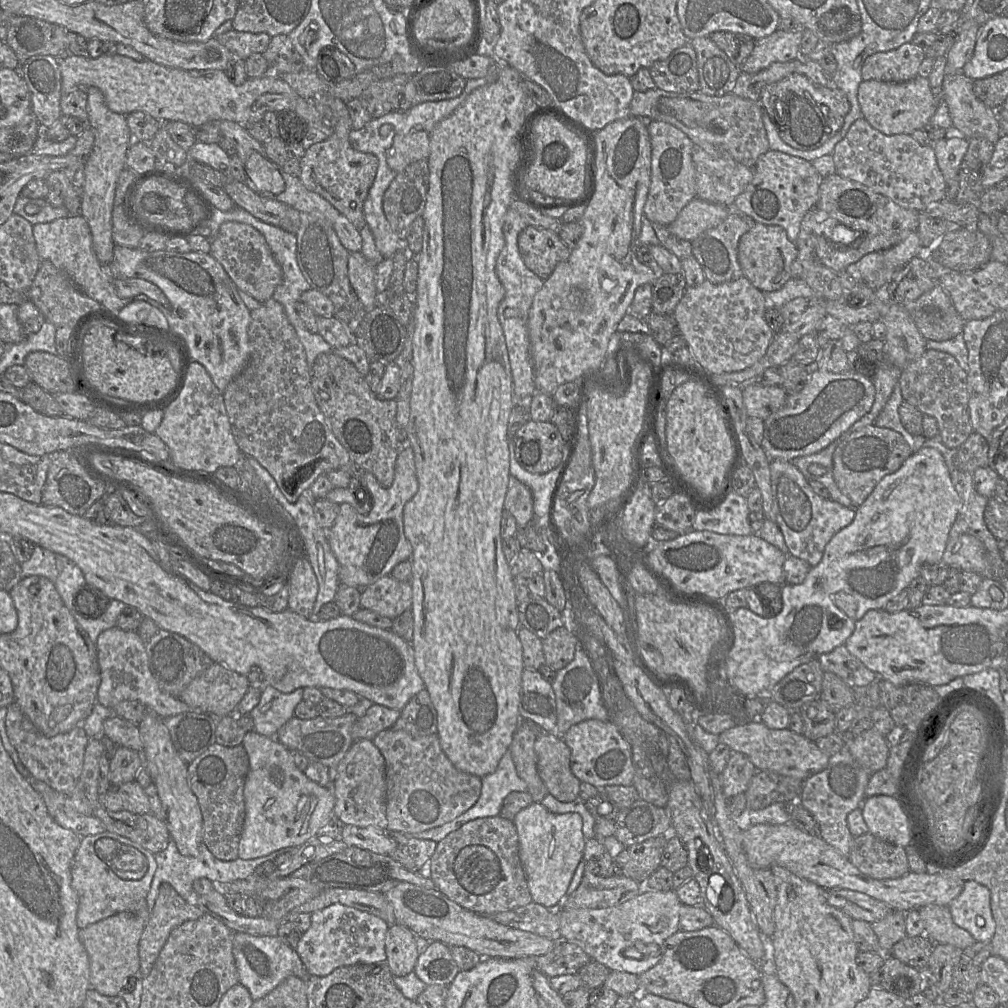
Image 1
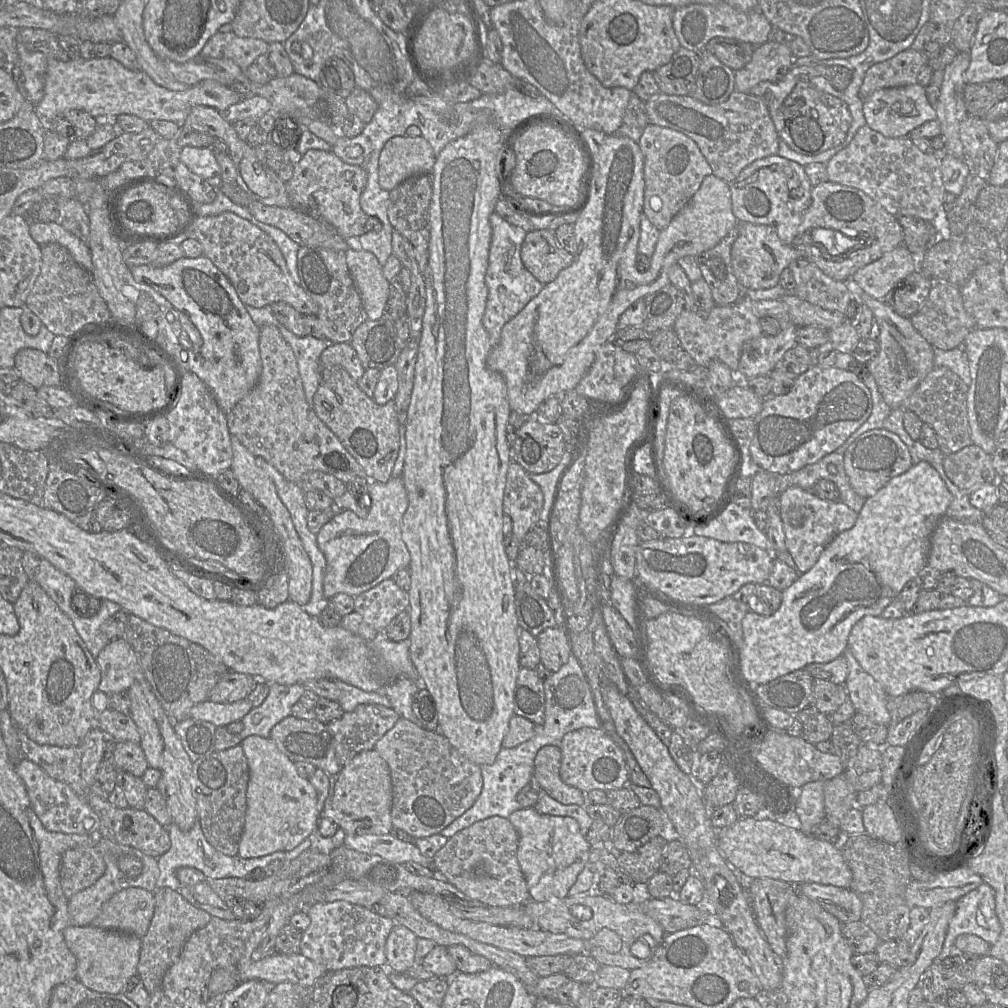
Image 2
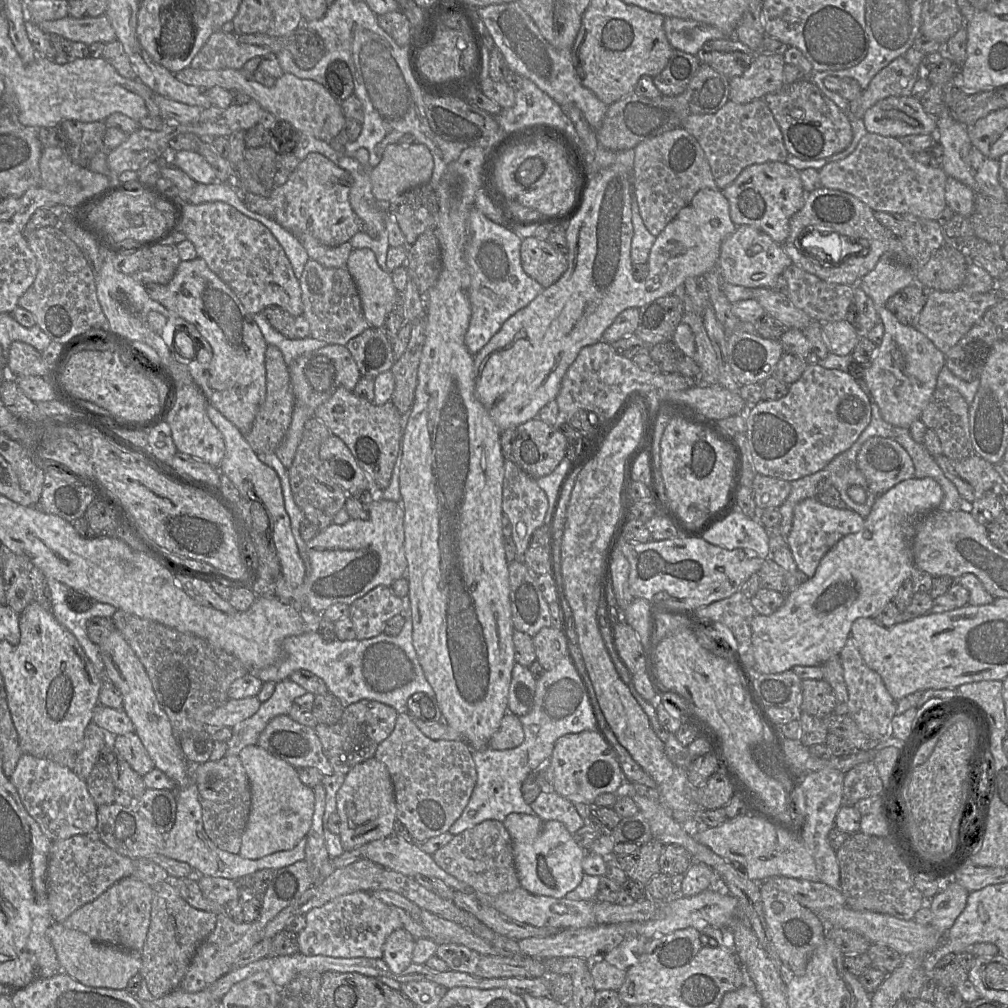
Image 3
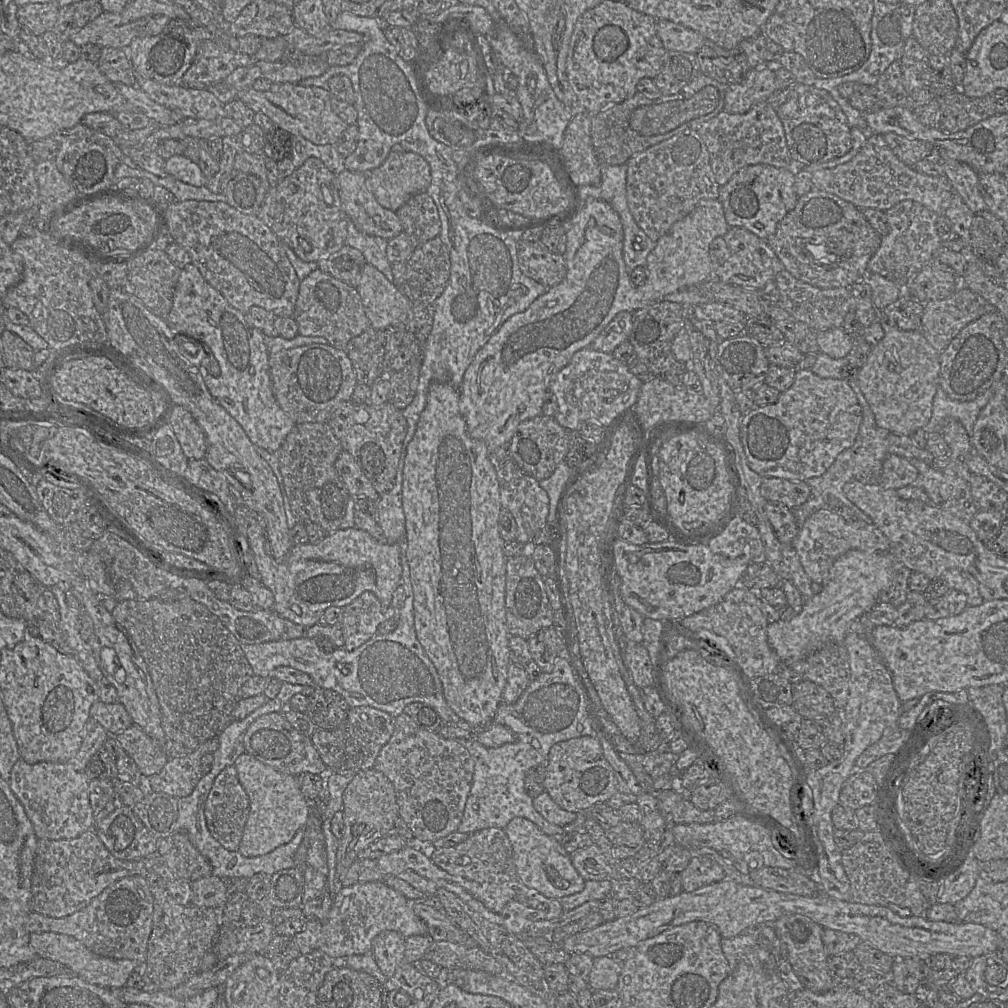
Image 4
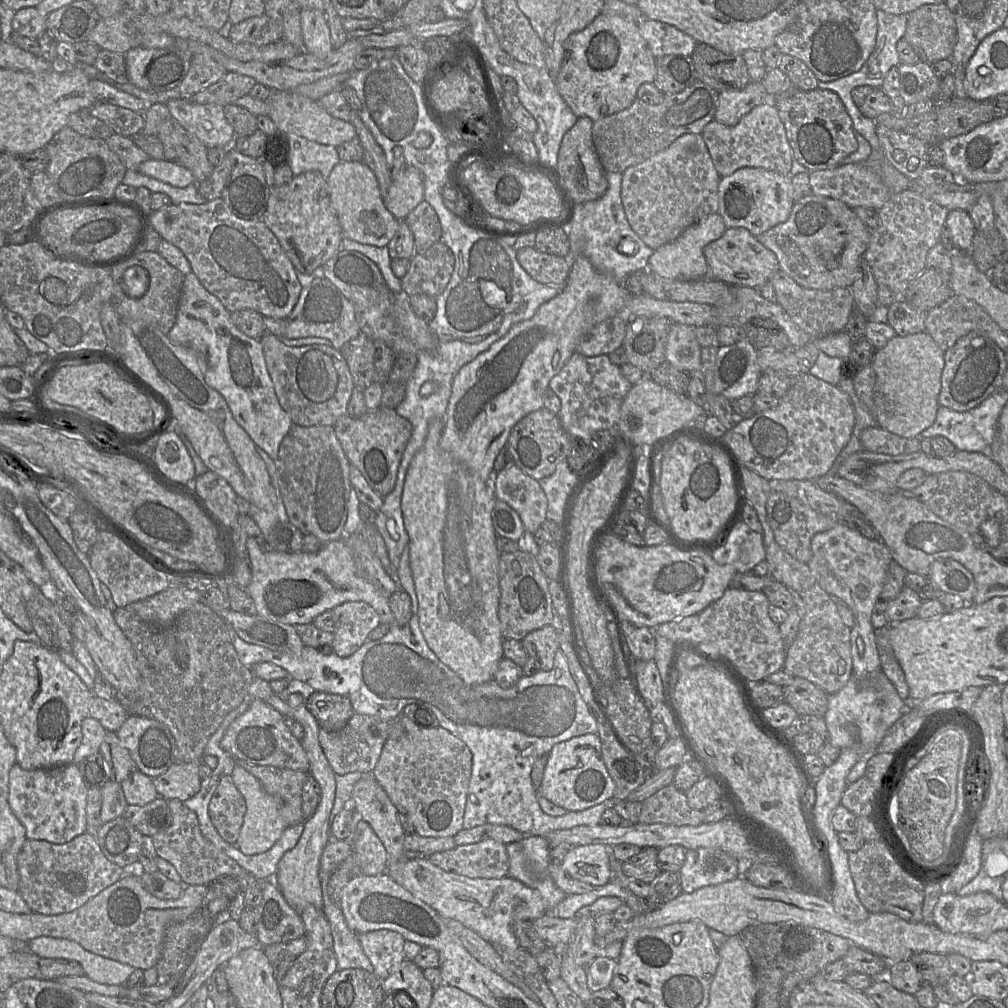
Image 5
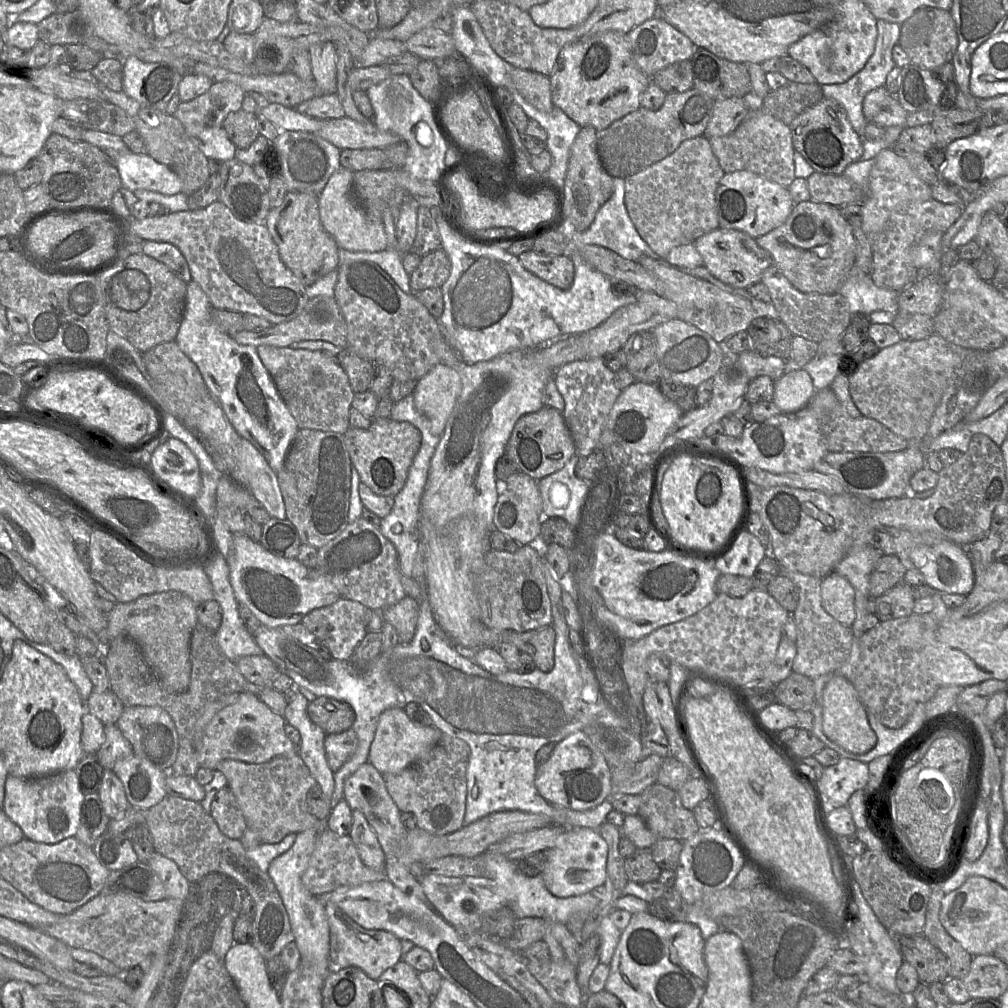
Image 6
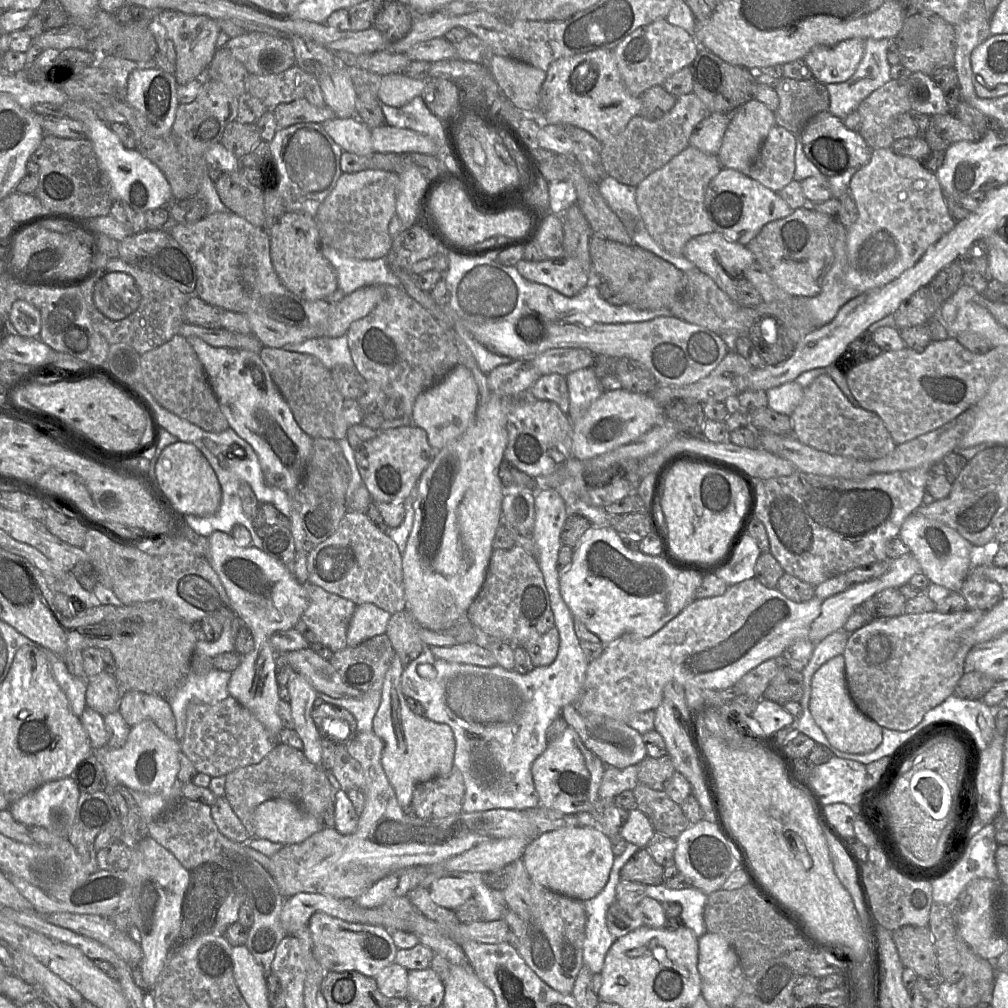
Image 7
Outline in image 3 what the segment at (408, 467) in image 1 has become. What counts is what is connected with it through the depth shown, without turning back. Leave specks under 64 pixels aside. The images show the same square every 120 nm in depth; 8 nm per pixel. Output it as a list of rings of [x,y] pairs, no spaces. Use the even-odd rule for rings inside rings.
[[[401,497],[400,503],[392,501],[392,500],[383,499],[383,498],[375,499],[371,502],[368,513],[369,513],[369,518],[366,520],[350,518],[344,524],[335,524],[332,522],[327,528],[323,529],[322,531],[319,531],[311,540],[309,540],[306,543],[307,554],[308,554],[310,565],[311,565],[310,575],[305,578],[305,581],[301,585],[297,587],[292,587],[285,580],[284,576],[281,574],[276,580],[275,596],[282,603],[292,605],[297,611],[300,611],[303,607],[308,607],[314,612],[322,613],[332,604],[345,603],[350,605],[358,598],[361,598],[362,596],[364,596],[373,588],[379,585],[391,587],[394,581],[396,581],[399,578],[406,577],[406,571],[407,571],[408,565],[407,565],[407,559],[406,559],[405,550],[404,550],[404,509],[402,507],[402,497]]]

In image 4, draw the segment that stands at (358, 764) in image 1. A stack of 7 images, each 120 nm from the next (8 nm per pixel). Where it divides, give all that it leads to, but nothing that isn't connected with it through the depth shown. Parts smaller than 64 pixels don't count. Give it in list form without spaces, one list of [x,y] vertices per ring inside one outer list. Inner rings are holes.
[[[375,768],[356,773],[343,793],[342,812],[344,836],[339,840],[336,861],[336,876],[341,882],[366,846],[395,831],[399,807],[393,784]]]

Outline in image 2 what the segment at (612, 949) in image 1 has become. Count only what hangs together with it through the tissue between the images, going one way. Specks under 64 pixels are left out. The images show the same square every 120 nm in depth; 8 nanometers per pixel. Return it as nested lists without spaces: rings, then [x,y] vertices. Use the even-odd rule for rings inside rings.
[[[590,892],[571,897],[550,899],[545,902],[537,902],[529,899],[525,906],[526,912],[533,918],[537,928],[557,934],[565,934],[572,938],[585,941],[593,938],[602,928],[614,931],[621,939],[621,949],[617,953],[609,953],[602,947],[594,947],[588,954],[600,965],[619,966],[633,970],[644,966],[650,959],[637,958],[631,954],[630,948],[634,942],[647,934],[660,943],[666,932],[650,916],[640,910],[634,900],[628,904],[619,904],[602,893]]]

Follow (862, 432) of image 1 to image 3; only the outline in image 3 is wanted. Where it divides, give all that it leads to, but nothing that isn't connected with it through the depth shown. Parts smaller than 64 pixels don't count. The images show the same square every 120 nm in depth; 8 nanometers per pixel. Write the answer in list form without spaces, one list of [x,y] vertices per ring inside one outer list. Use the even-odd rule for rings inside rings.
[[[875,436],[866,440],[857,455],[857,466],[876,495],[915,476],[910,455],[894,438]]]

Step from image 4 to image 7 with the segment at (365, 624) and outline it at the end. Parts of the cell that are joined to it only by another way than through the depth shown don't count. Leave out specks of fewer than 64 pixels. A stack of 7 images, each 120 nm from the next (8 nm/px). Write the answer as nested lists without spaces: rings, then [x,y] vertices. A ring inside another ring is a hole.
[[[314,584],[303,585],[308,595],[308,606],[300,620],[316,635],[318,642],[328,647],[333,653],[346,648],[347,630],[357,605],[351,600],[327,592]]]

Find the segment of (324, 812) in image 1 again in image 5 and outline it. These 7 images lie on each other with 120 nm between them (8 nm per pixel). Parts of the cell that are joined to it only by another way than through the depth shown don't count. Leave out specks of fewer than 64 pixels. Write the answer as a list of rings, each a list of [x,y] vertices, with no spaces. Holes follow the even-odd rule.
[[[240,765],[234,767],[232,778],[236,788],[243,795],[246,802],[244,822],[235,845],[245,855],[256,855],[266,852],[280,839],[287,828],[281,816],[281,801],[275,796],[268,794],[259,780]]]

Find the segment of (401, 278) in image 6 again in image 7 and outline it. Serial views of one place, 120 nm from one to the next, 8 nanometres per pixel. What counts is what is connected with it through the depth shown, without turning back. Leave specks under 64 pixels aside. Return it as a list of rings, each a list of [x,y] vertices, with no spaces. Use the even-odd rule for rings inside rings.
[[[323,244],[320,250],[333,266],[338,288],[345,295],[365,286],[401,287],[399,277],[391,270],[385,257],[368,260],[354,259]]]

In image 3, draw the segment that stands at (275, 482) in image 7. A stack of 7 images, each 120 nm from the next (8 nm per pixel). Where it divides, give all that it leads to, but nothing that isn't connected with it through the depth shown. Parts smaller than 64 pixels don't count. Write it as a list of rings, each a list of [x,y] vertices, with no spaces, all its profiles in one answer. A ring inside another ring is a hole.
[[[199,257],[181,261],[169,283],[148,283],[145,289],[153,300],[194,325],[211,345],[210,361],[206,349],[199,348],[195,353],[195,347],[191,347],[190,353],[185,353],[185,349],[178,350],[176,344],[174,357],[188,366],[189,373],[208,402],[245,437],[266,397],[265,351],[268,344],[253,316],[245,310],[233,290]]]

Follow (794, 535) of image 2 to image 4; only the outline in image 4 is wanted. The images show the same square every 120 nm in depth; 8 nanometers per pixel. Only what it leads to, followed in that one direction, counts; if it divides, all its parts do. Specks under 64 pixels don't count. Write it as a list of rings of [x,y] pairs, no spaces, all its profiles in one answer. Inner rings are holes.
[[[829,509],[818,510],[808,517],[791,546],[796,551],[805,573],[817,584],[822,584],[834,562],[851,550],[890,552],[888,538],[874,524],[861,519],[848,521]]]

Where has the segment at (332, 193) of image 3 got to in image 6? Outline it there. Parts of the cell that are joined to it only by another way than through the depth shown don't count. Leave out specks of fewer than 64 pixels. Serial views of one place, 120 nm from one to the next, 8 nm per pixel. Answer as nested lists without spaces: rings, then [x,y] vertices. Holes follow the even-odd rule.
[[[288,192],[280,206],[271,208],[264,224],[278,246],[281,260],[305,287],[337,270],[339,247],[320,221],[318,196],[305,192]]]

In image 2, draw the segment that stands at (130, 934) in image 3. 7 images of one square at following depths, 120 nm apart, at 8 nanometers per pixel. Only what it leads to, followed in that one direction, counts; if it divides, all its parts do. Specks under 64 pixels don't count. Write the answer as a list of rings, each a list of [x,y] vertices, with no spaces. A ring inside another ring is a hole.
[[[138,887],[125,888],[103,905],[91,925],[133,934],[142,939],[150,926],[154,908],[154,892]]]

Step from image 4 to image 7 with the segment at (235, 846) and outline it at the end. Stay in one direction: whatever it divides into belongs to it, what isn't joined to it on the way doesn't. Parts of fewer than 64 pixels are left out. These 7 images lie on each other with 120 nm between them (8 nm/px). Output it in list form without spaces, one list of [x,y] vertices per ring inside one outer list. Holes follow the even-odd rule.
[[[225,796],[217,798],[211,806],[211,813],[219,831],[224,836],[232,841],[247,844],[249,834]]]

